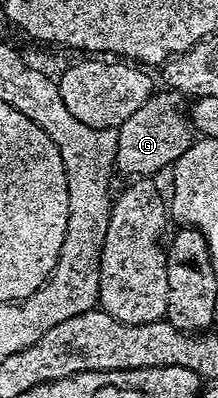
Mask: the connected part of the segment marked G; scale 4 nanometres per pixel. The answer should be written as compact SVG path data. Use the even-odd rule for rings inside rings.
M159 90L148 98L145 106L141 106L141 110L137 110L131 117L125 118L125 122L117 130L119 137L117 138L115 166L120 173L123 171L127 178L154 177L155 172L161 171L162 168L170 169L175 161L181 158L181 154L185 154L185 150L189 150L189 146L193 143L193 125L188 113L184 109L183 112L179 109L183 100L184 97L174 90Z

